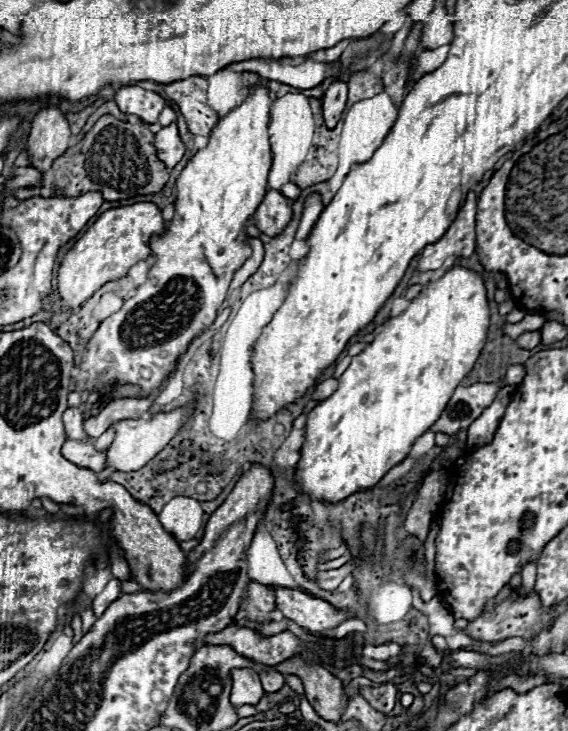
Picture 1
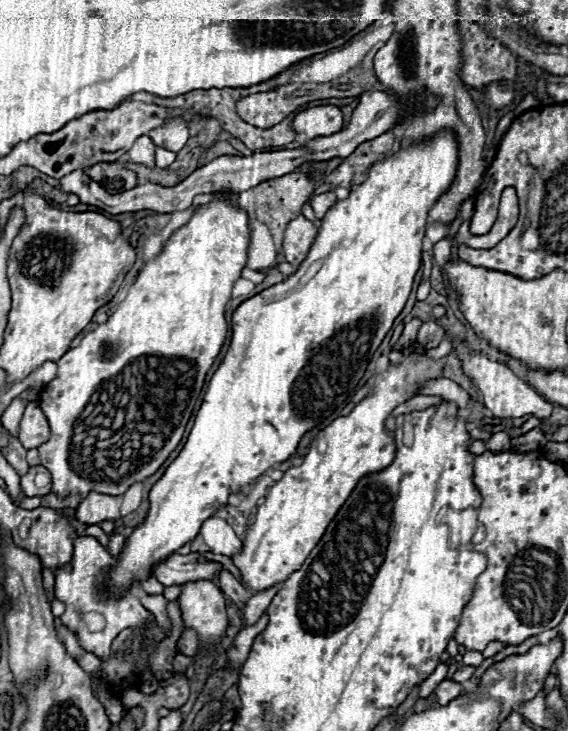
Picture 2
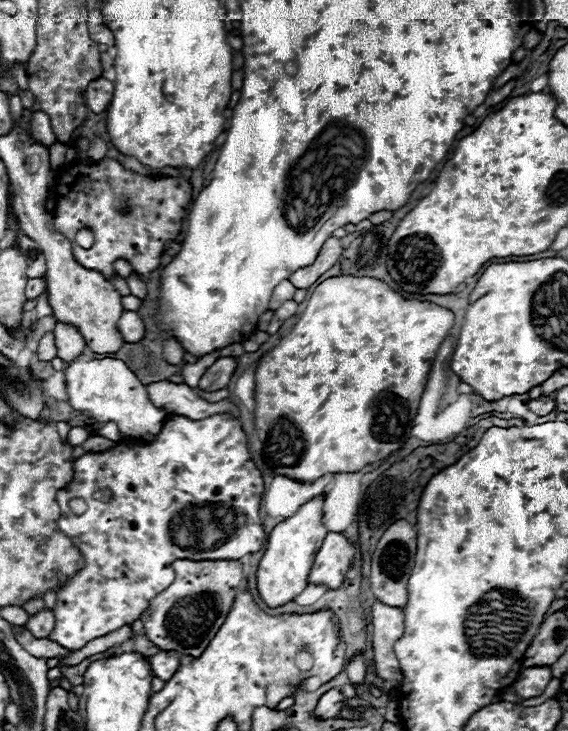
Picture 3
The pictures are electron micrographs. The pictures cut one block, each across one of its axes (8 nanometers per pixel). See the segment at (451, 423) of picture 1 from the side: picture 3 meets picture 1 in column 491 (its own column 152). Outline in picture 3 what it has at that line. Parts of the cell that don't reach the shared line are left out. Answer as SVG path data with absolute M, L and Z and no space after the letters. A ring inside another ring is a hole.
M156 382L156 384L148 384L146 386L148 398L150 402L164 410L166 414L178 414L178 416L188 416L188 418L208 418L212 414L218 412L230 412L234 416L238 416L238 408L228 402L206 402L204 398L200 398L190 386L186 384L172 384L172 382Z

